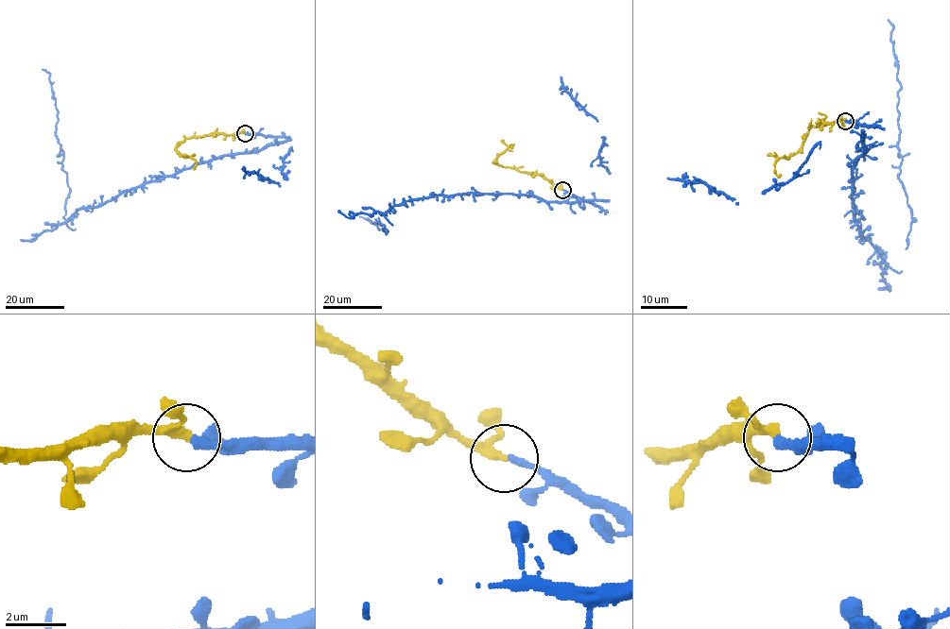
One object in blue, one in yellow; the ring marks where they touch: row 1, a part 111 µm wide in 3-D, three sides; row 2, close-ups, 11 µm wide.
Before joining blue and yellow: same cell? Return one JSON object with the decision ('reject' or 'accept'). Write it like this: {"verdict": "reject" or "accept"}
{"verdict": "accept"}

